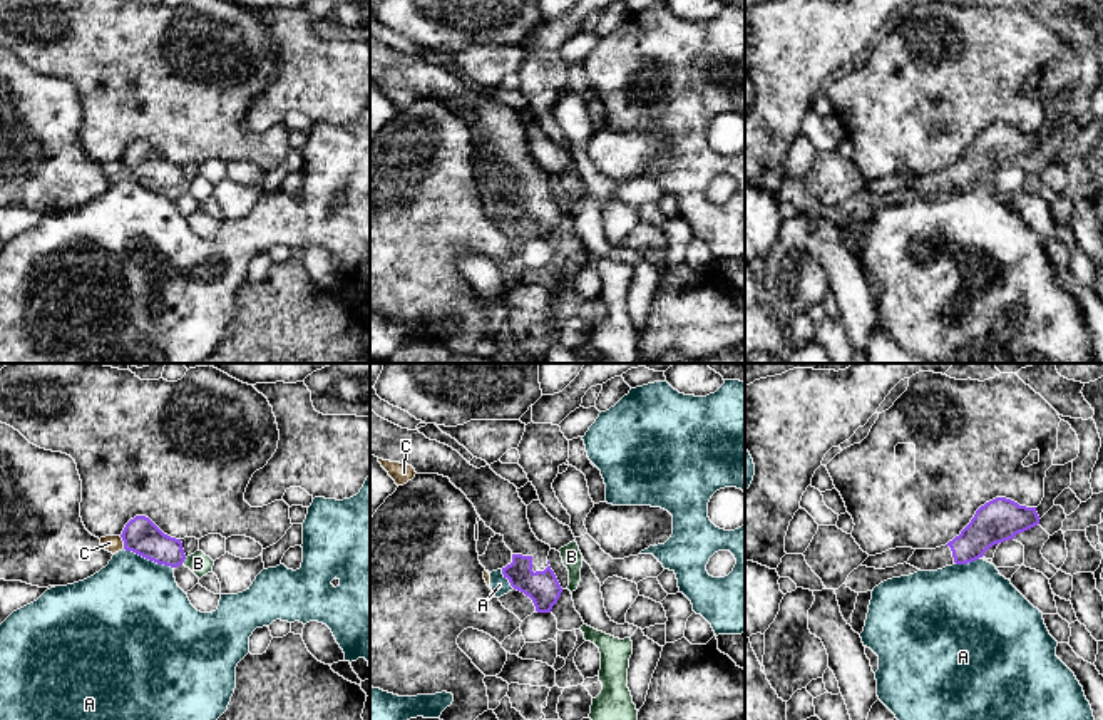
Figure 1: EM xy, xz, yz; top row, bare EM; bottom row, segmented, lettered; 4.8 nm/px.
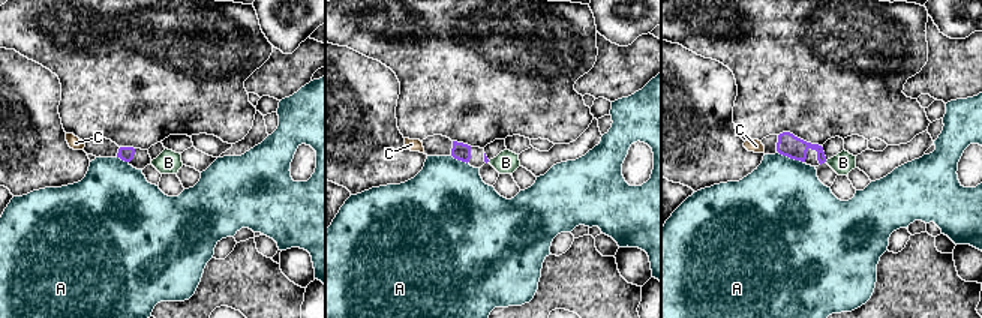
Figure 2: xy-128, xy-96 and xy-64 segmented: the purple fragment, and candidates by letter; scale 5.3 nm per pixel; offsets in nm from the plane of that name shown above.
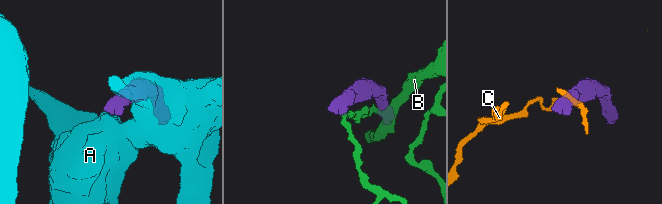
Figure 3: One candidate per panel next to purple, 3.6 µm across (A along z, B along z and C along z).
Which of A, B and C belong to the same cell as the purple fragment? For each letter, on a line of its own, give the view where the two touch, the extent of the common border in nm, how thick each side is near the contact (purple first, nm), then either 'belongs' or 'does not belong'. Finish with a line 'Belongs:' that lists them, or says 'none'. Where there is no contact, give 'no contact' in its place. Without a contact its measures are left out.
A: xy | 260 nm | 170/480 nm | does not belong
B: xy | 40 nm | 170/100 nm | does not belong
C: xy | 70 nm | 170/80 nm | does not belong
Belongs: none

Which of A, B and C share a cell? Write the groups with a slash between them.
A / B / C

